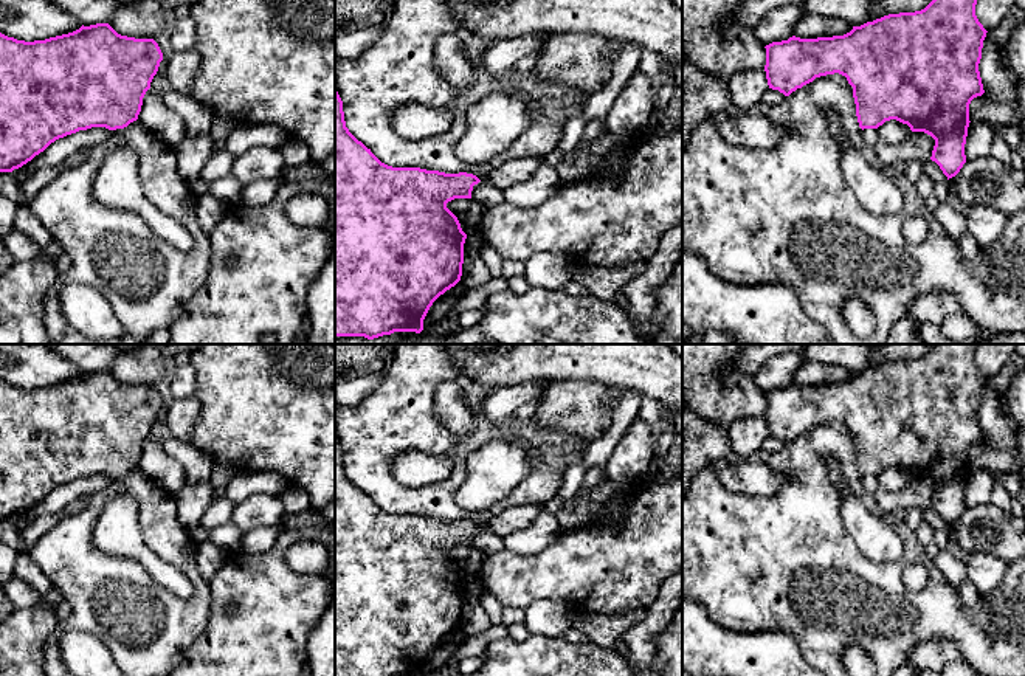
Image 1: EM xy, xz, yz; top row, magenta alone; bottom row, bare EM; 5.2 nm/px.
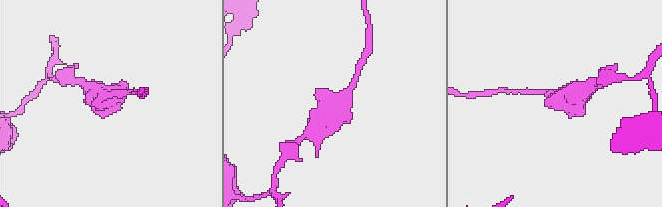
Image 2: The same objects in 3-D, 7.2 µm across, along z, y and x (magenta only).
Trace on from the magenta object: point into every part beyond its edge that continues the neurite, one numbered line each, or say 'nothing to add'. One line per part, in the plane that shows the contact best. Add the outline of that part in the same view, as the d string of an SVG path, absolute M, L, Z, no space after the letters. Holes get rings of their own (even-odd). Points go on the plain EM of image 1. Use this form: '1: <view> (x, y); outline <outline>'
nothing to add

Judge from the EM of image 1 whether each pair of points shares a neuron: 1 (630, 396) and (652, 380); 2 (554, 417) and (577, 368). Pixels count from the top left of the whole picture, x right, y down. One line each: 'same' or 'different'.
1: different
2: different

